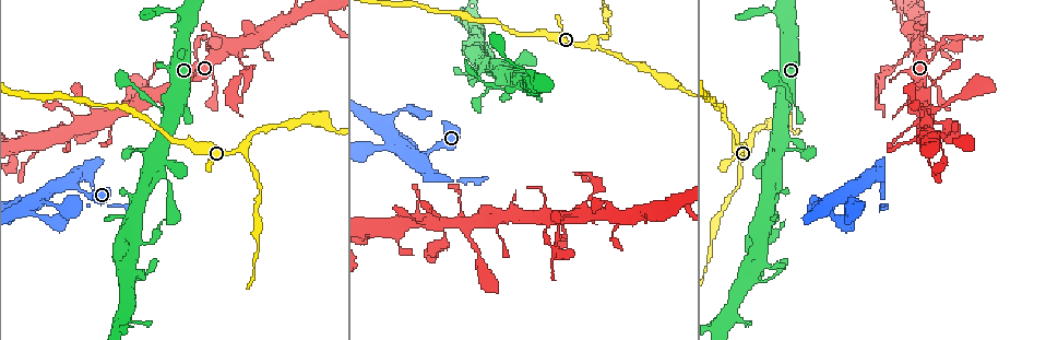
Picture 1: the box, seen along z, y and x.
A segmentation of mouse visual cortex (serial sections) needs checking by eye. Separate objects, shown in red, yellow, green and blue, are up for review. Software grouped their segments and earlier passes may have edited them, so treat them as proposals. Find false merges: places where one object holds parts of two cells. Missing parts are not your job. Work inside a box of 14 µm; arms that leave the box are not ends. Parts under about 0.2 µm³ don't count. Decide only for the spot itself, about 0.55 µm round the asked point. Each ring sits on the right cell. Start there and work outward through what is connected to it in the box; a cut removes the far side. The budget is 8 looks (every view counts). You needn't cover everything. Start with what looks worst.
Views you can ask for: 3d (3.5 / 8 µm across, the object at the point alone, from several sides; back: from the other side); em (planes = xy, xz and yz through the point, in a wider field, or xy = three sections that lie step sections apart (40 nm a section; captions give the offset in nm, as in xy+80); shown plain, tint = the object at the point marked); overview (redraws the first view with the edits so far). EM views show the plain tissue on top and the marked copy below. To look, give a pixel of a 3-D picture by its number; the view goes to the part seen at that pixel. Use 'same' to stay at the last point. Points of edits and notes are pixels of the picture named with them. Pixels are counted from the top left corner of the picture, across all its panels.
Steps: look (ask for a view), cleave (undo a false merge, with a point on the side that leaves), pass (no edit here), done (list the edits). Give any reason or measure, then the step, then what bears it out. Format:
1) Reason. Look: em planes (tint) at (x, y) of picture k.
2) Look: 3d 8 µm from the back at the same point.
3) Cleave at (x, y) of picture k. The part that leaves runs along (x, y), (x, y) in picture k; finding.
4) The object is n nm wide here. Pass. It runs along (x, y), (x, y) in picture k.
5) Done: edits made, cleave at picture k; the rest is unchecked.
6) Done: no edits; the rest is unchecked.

Three-way junction. Look: 3d 3.5 µm at (592, 40) of picture 1.

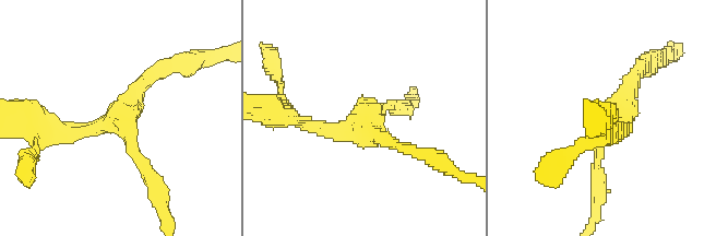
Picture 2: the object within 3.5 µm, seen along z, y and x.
3 arms meet here; the arms are 150, 200, 200 nm wide; need the tissue. Look: em planes (tint) at (117, 121) of picture 2.

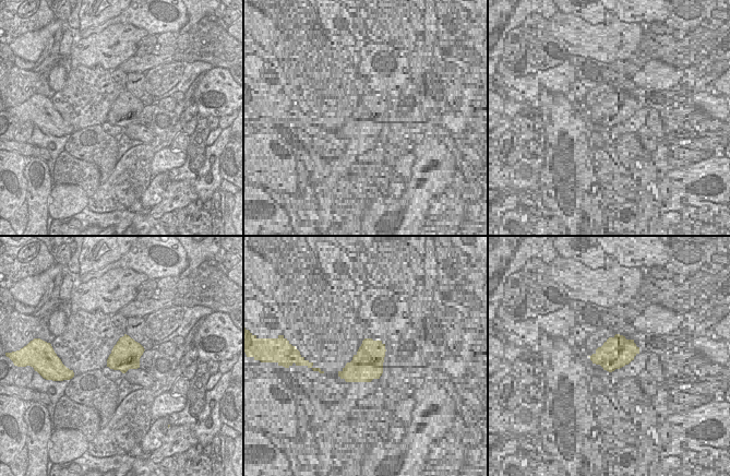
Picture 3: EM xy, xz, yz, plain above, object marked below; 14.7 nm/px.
Pass. It runs along (45, 131), (116, 121), (158, 71) in picture 2; all the same cell.

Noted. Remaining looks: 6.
Look: 3d 3.5 µm at (584, 209) of picture 1.

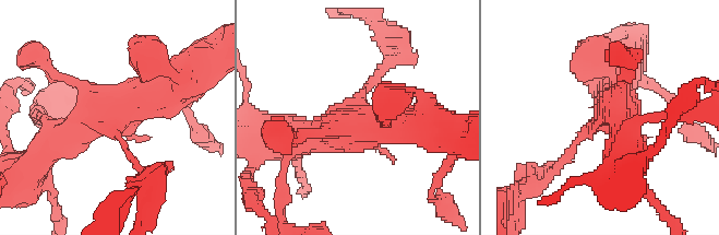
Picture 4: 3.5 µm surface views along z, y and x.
Need the tissue. Look: em xy step 1 (tint) at (598, 120) of picture 4.

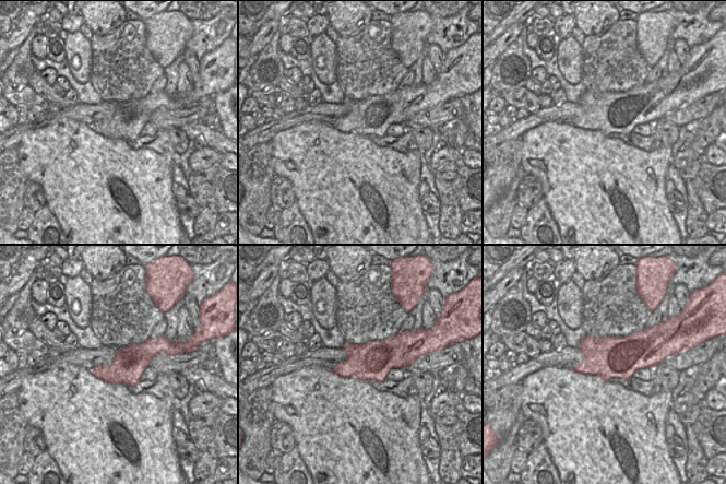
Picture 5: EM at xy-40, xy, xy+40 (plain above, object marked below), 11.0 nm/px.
Cut it another way. Look: em xy step 5 (tint) at the same point.

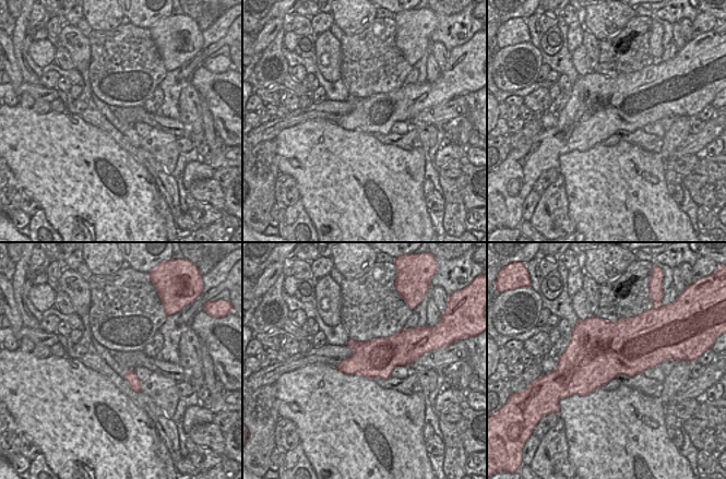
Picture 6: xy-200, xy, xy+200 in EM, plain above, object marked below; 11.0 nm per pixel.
The object is 420 nm wide here. Cleave at (555, 166) of picture 4. The part that leaves runs along (578, 140), (508, 195) in picture 4; a second cell is stuck on.

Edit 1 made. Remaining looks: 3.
Thin arm on a thick one. Look: 3d 3.5 µm at (469, 222) of picture 1.

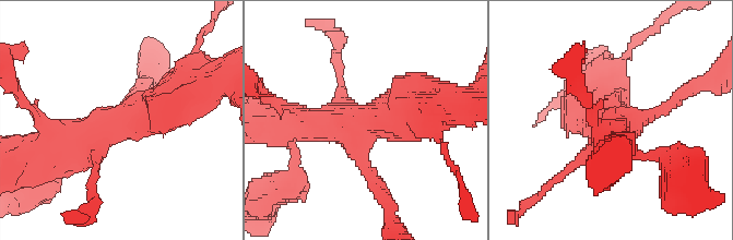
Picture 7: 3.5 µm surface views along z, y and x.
Look: em planes (tint) at (361, 125) of picture 7.

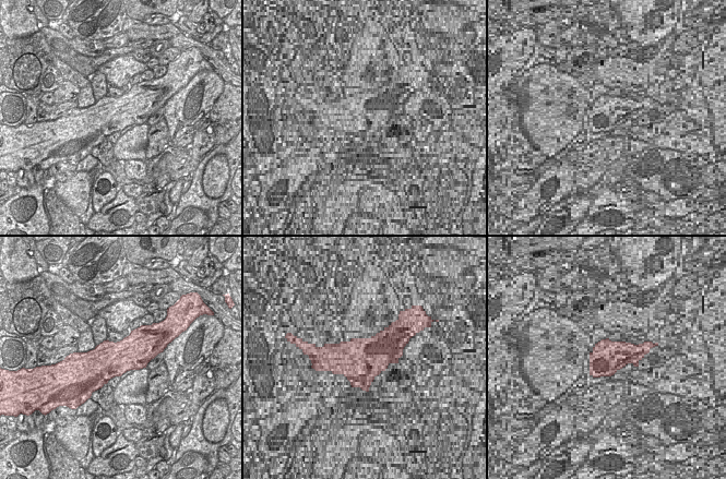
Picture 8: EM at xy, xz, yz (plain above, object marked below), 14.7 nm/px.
The object is 550 nm wide here. Pass. It runs along (177, 93), (77, 146), (46, 151) in picture 7; continuous, no second cell.

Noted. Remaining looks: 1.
Done: edits made, cleave at picture 4; the rest is unchecked.

